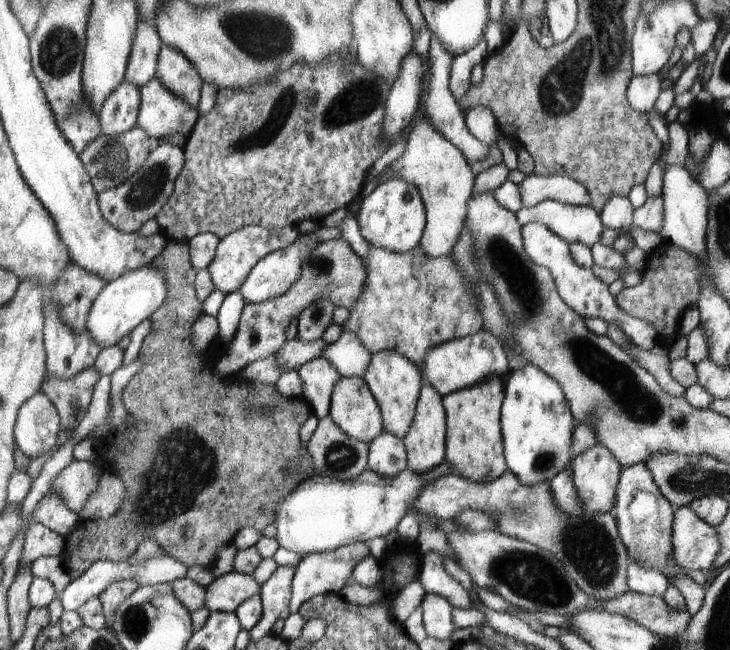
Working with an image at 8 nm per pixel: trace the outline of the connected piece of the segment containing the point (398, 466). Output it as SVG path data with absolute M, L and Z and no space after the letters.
M382 431L369 442L367 465L372 472L380 476L392 478L408 468L406 447L401 438L396 438Z

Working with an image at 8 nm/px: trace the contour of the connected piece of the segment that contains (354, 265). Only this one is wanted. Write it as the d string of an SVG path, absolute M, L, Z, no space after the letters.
M344 237L320 243L302 262L302 276L286 294L258 304L244 304L237 331L229 348L214 364L214 374L220 378L236 376L252 362L276 354L287 341L286 330L290 326L290 320L299 317L306 306L318 300L328 300L334 306L344 306L350 310L360 298L364 282L366 268L363 260L354 254Z

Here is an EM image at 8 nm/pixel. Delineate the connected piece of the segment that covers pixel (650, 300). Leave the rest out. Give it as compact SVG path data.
M662 242L658 247L649 252L648 259L643 269L643 281L638 286L625 287L615 296L618 306L630 316L644 320L661 340L666 343L667 350L673 349L674 332L680 318L680 312L692 302L697 304L700 296L700 286L696 278L700 278L700 268L690 254L672 243Z

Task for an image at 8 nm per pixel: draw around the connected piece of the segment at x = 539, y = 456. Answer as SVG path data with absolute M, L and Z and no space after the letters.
M533 364L511 372L501 406L500 432L504 460L522 486L549 483L572 462L572 434L575 418L564 390L556 380Z

